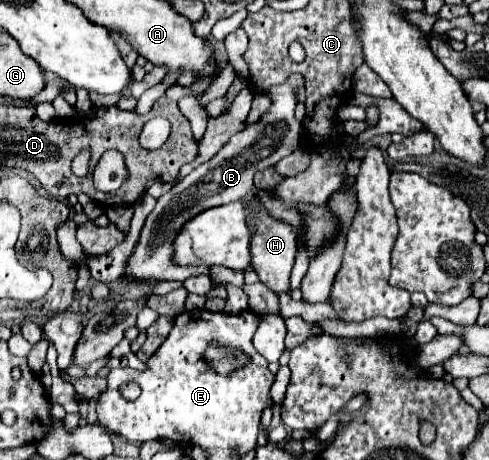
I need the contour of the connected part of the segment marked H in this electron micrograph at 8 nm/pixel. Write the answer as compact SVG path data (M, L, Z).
M252 208L248 214L248 222L256 230L256 234L252 238L252 246L250 246L252 268L256 270L260 280L274 294L290 292L290 272L294 266L294 258L296 258L296 234L294 234L294 230L288 224L282 224L282 222L270 218L270 214L264 208Z

